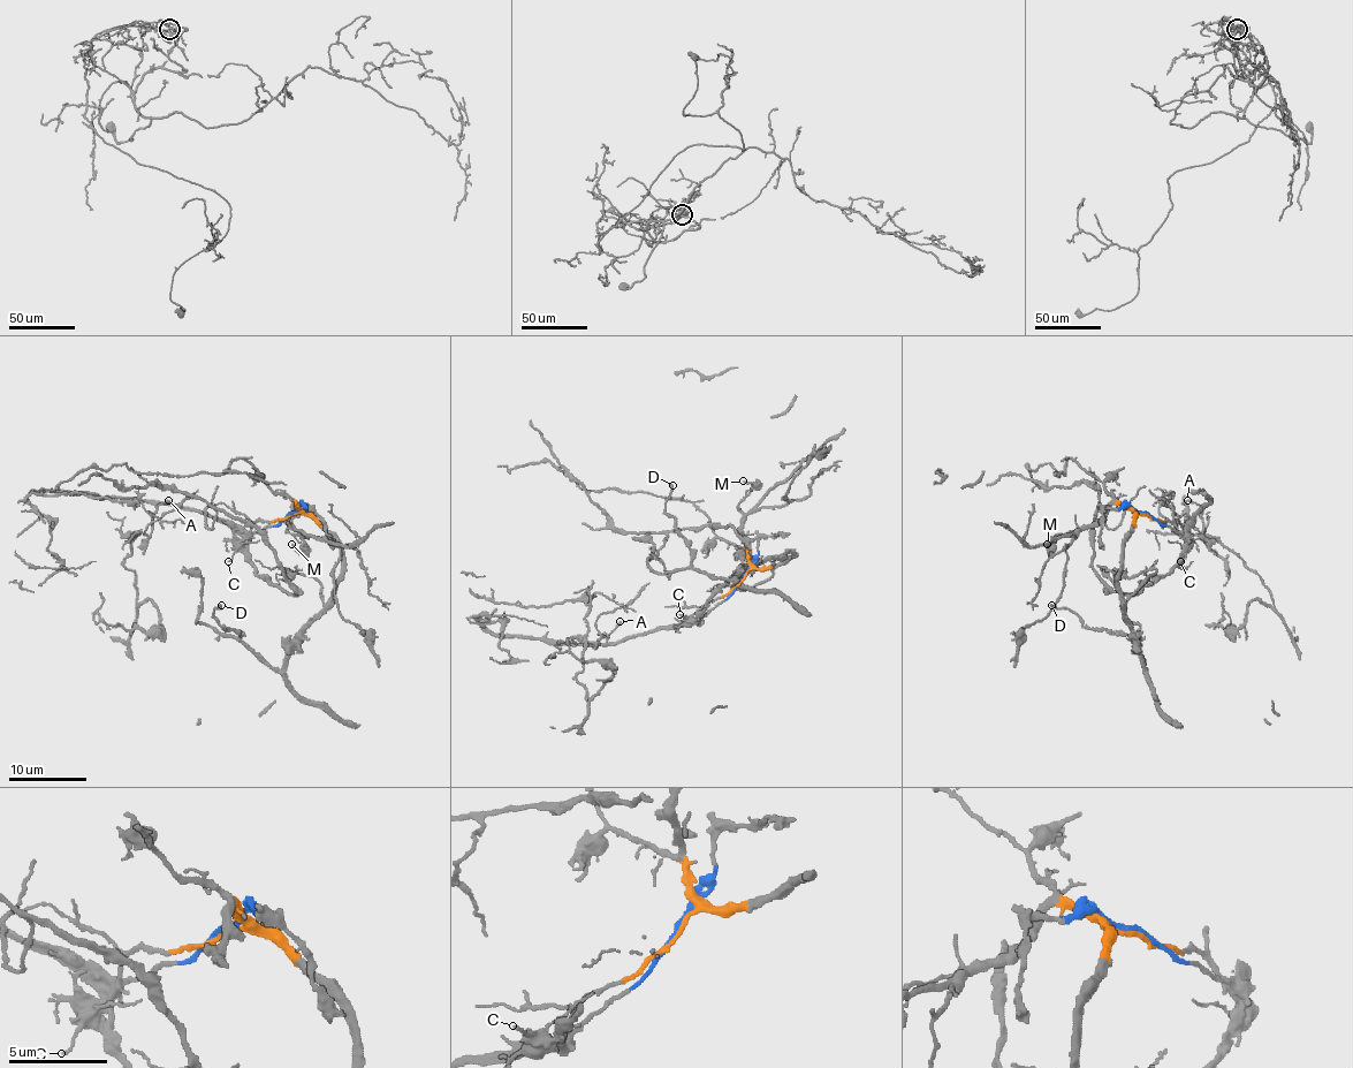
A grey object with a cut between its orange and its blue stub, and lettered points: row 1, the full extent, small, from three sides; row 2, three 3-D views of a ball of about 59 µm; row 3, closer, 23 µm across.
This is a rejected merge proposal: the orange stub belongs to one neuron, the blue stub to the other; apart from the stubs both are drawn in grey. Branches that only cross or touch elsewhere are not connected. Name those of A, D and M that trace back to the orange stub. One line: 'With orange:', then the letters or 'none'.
With orange: D, M

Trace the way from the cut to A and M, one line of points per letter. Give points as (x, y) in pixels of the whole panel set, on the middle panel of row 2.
A: (743, 576), (727, 597), (701, 616), (673, 628), (655, 628), (610, 644), (608, 634), (621, 620)
M: (745, 576), (751, 568), (739, 502), (754, 484), (743, 481)

